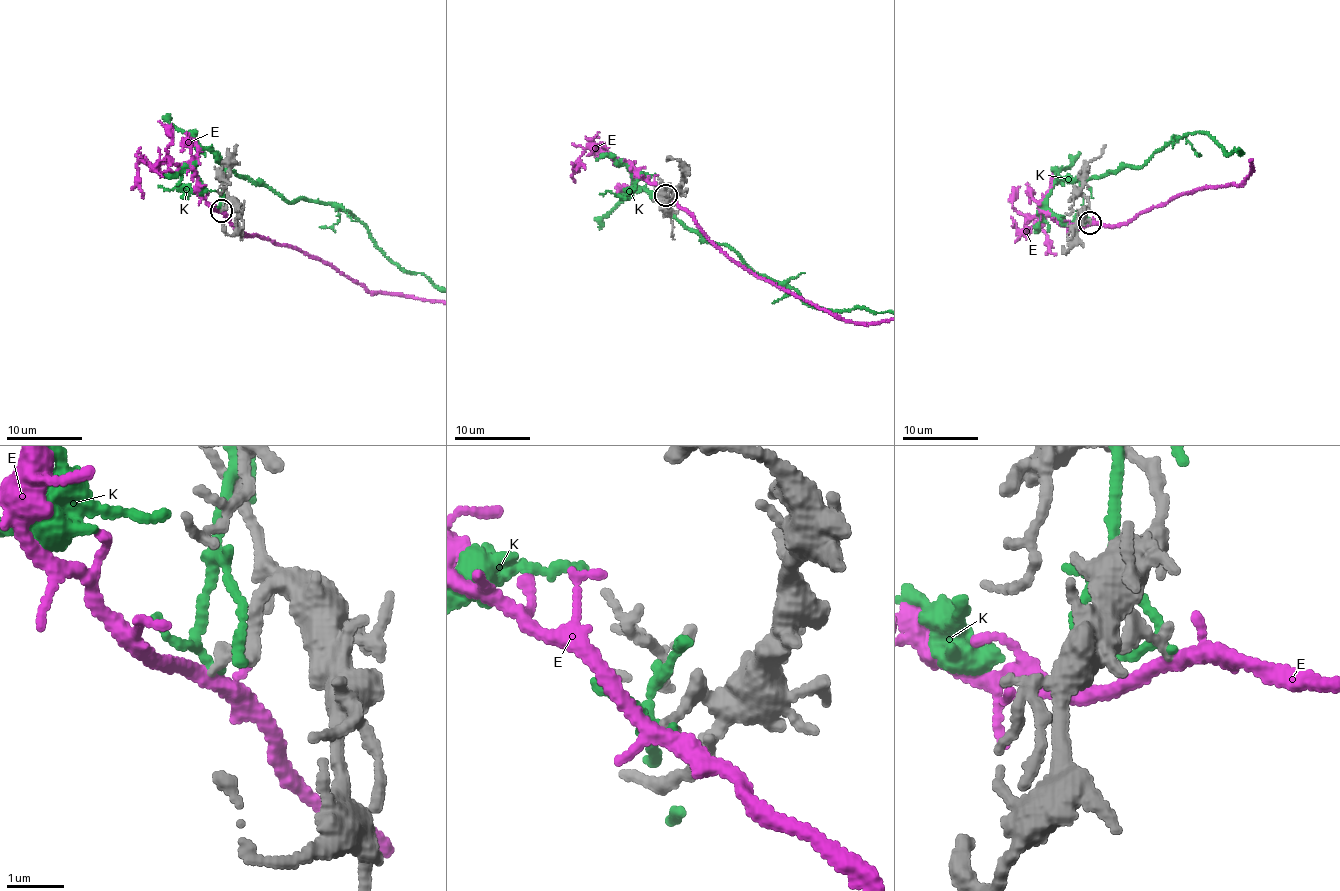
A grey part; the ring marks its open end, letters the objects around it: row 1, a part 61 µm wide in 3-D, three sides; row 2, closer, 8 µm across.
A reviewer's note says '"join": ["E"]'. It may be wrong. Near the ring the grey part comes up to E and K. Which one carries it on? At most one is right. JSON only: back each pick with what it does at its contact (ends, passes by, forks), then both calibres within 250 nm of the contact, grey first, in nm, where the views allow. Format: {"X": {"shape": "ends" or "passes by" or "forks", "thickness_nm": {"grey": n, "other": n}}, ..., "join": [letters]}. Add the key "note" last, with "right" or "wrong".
{"join": [], "note": "wrong"}

